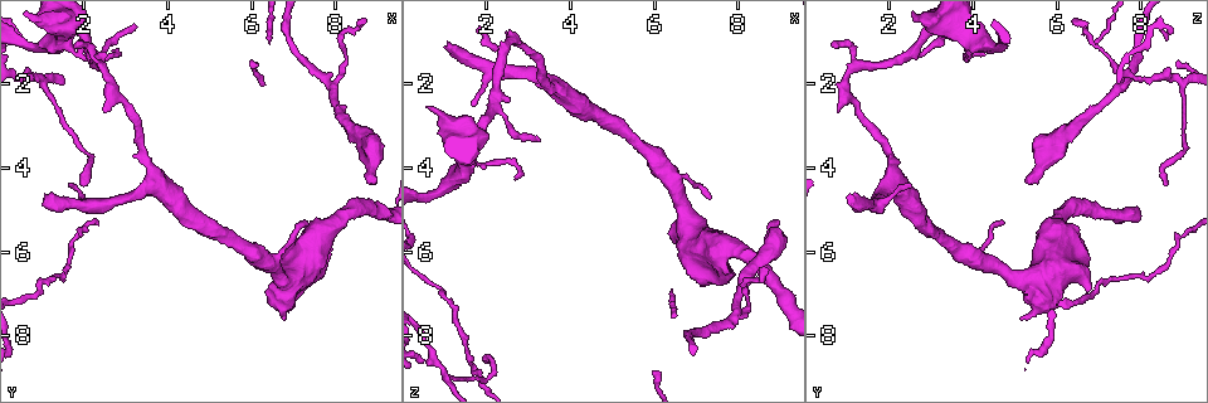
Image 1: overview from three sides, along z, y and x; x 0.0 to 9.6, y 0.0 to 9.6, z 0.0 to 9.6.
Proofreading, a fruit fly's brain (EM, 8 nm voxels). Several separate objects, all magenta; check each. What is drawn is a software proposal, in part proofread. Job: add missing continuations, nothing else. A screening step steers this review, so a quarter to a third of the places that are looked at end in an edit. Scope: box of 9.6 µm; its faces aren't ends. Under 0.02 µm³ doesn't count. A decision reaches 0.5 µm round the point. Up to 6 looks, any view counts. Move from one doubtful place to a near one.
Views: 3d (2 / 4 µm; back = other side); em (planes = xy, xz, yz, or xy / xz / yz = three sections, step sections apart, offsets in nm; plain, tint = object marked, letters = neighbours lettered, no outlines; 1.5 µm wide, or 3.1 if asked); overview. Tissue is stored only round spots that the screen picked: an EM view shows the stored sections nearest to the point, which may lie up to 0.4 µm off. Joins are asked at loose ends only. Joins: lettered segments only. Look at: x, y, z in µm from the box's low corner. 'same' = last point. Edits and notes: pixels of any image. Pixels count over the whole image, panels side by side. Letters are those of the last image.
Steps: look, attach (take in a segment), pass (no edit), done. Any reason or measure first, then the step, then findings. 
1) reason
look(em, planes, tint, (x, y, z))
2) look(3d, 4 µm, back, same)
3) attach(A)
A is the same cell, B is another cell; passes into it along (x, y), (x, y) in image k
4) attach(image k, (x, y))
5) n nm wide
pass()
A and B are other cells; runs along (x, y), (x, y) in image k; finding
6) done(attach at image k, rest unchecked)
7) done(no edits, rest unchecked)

free end
look(em, xz, step 8, letters, (2.45, 2.70, 0.80))

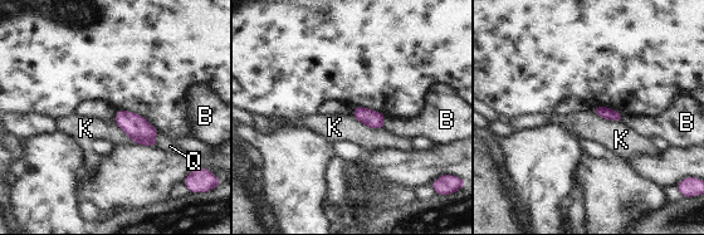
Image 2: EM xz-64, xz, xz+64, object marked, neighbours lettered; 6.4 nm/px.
pass()
B, K and Q are other cells; border along (352, 114), (370, 127), (384, 128) in image 2; no lettered segment goes on from it

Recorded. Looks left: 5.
free end
look(em, xz, step 4, letters, (8.95, 4.30, 5.30))

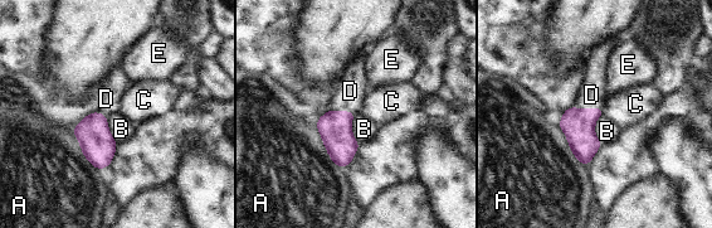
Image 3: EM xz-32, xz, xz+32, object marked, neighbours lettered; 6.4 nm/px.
attach(D)
D is the same cell, A, B, C and E are other cells; passes into it along (579, 125), (588, 108), (591, 95) in image 3; it goes on there

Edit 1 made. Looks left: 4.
look(overview)

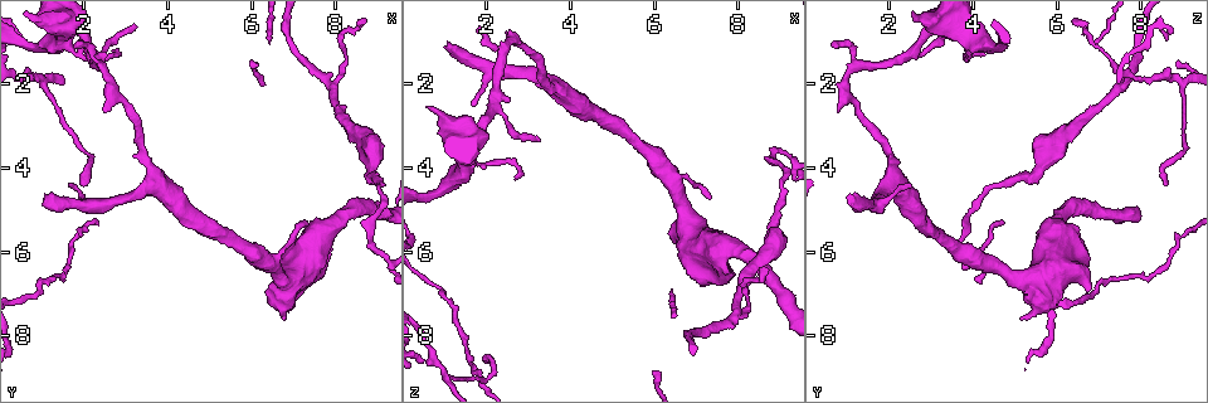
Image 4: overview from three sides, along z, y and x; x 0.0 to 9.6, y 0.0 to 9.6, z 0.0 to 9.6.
free end
look(em, planes, letters, (1.10, 4.60, 1.05))

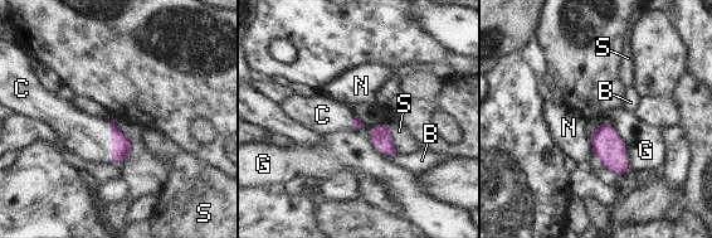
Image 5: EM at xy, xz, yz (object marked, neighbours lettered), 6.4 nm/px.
G touches over 360 nm
attach(C)
C is the same cell, B, G, N and S are other cells; passes into it along (121, 142), (111, 141), (87, 137) in image 5; the cell continues

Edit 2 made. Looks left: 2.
done(attach at image 3, attach at image 5, rest unchecked)

